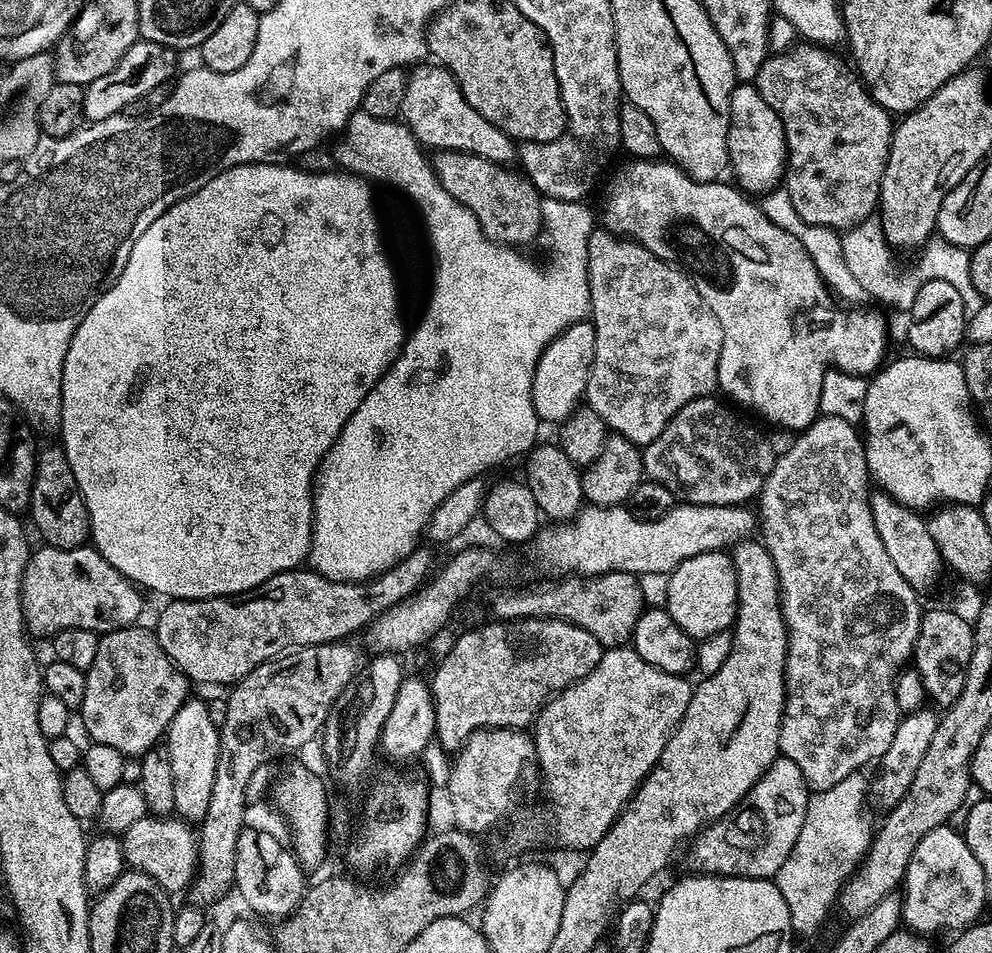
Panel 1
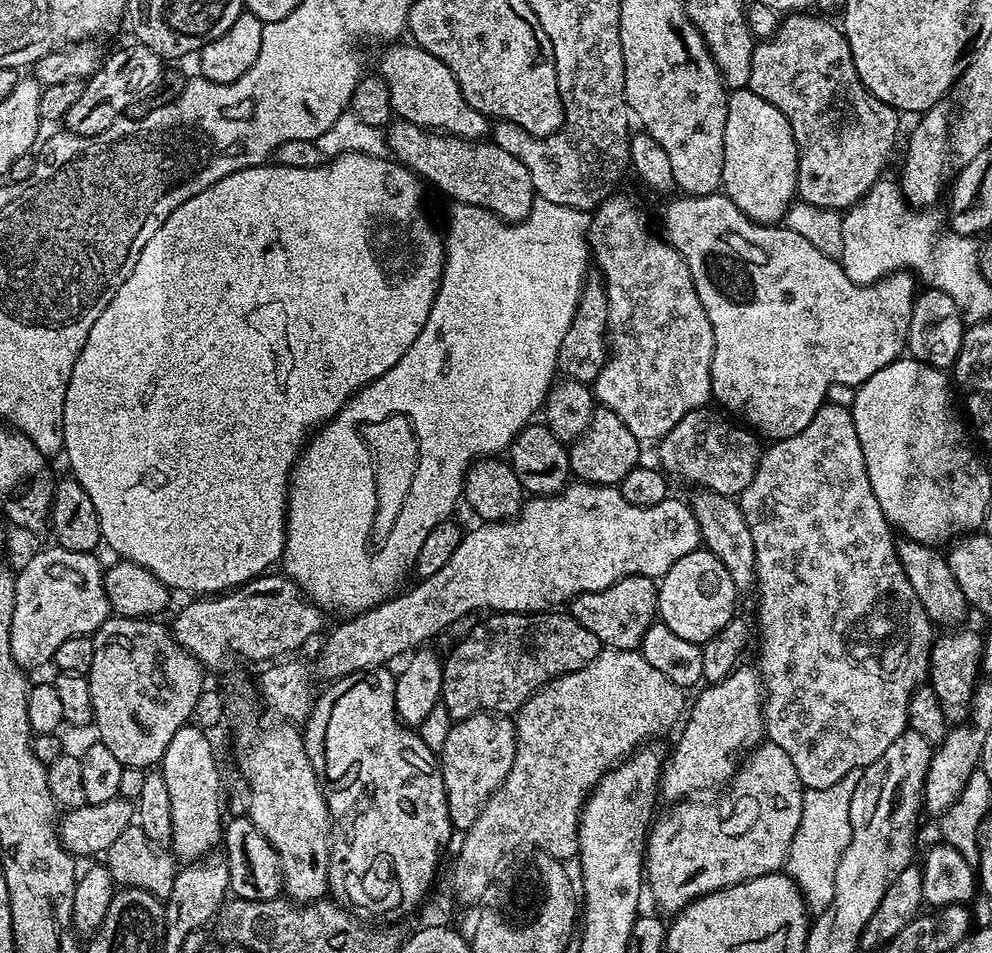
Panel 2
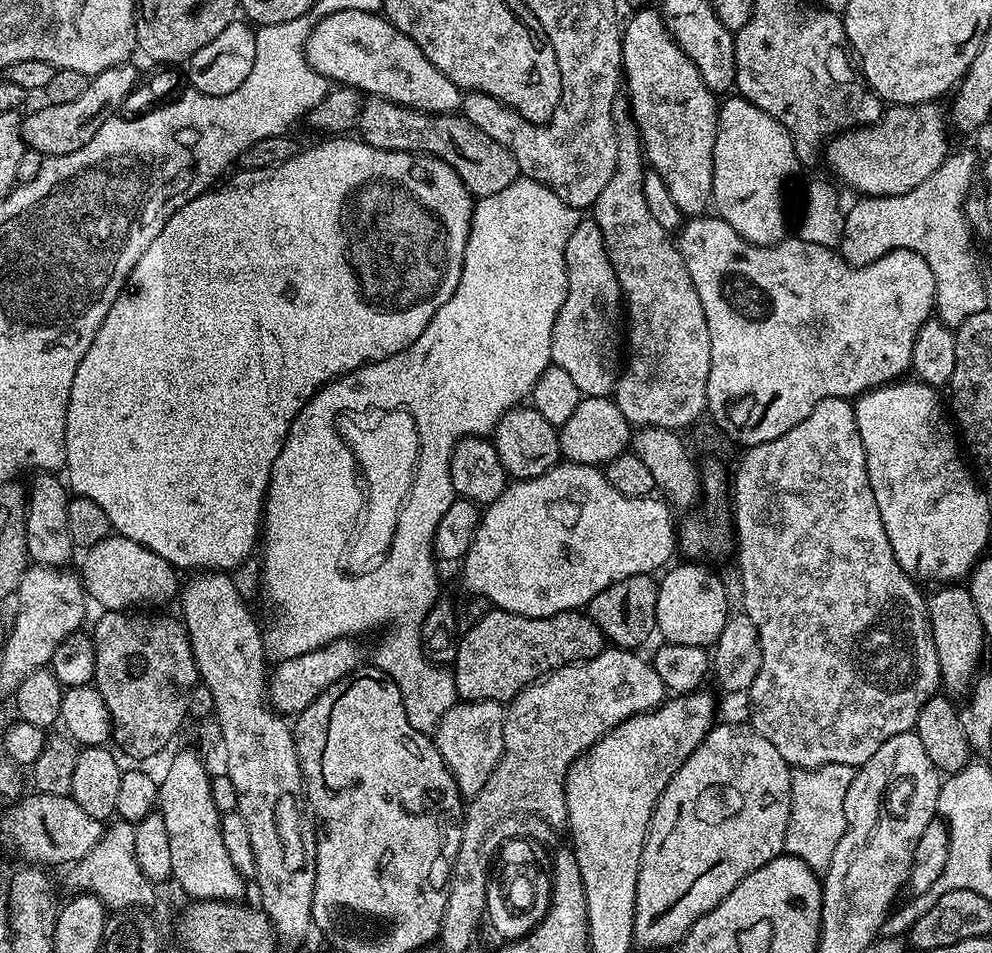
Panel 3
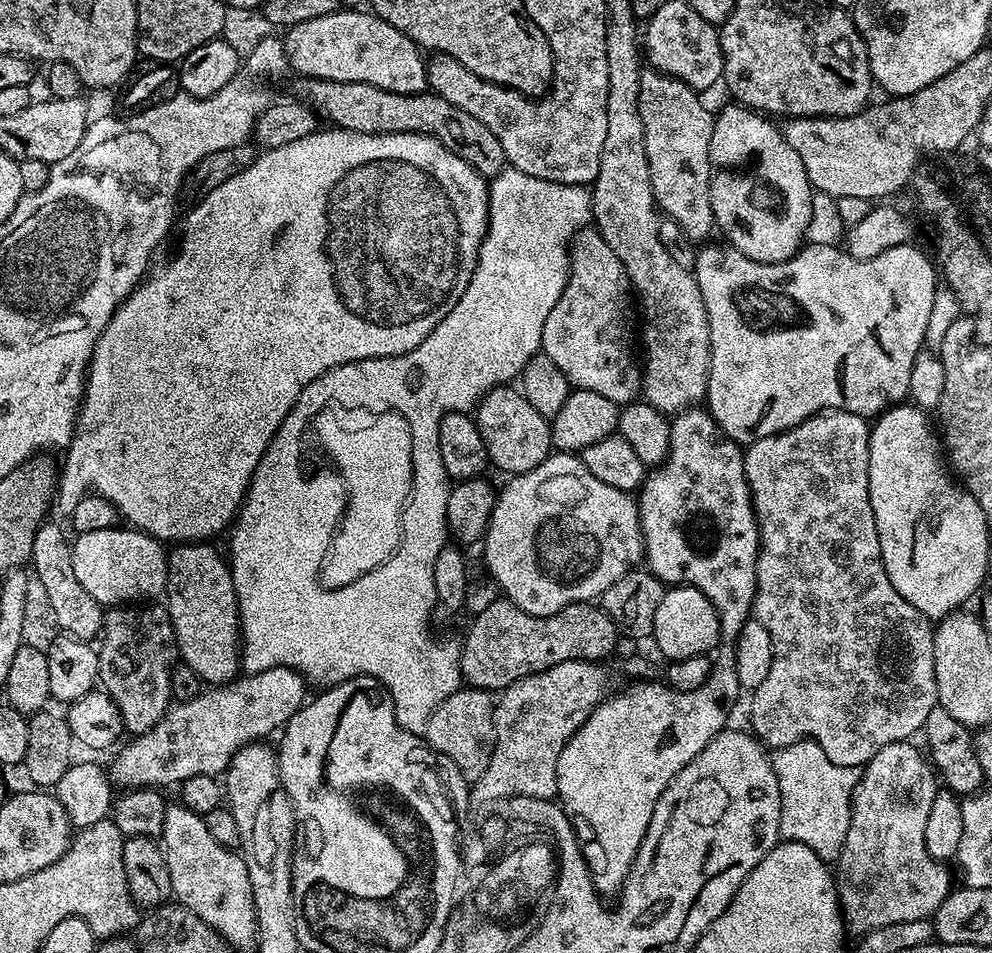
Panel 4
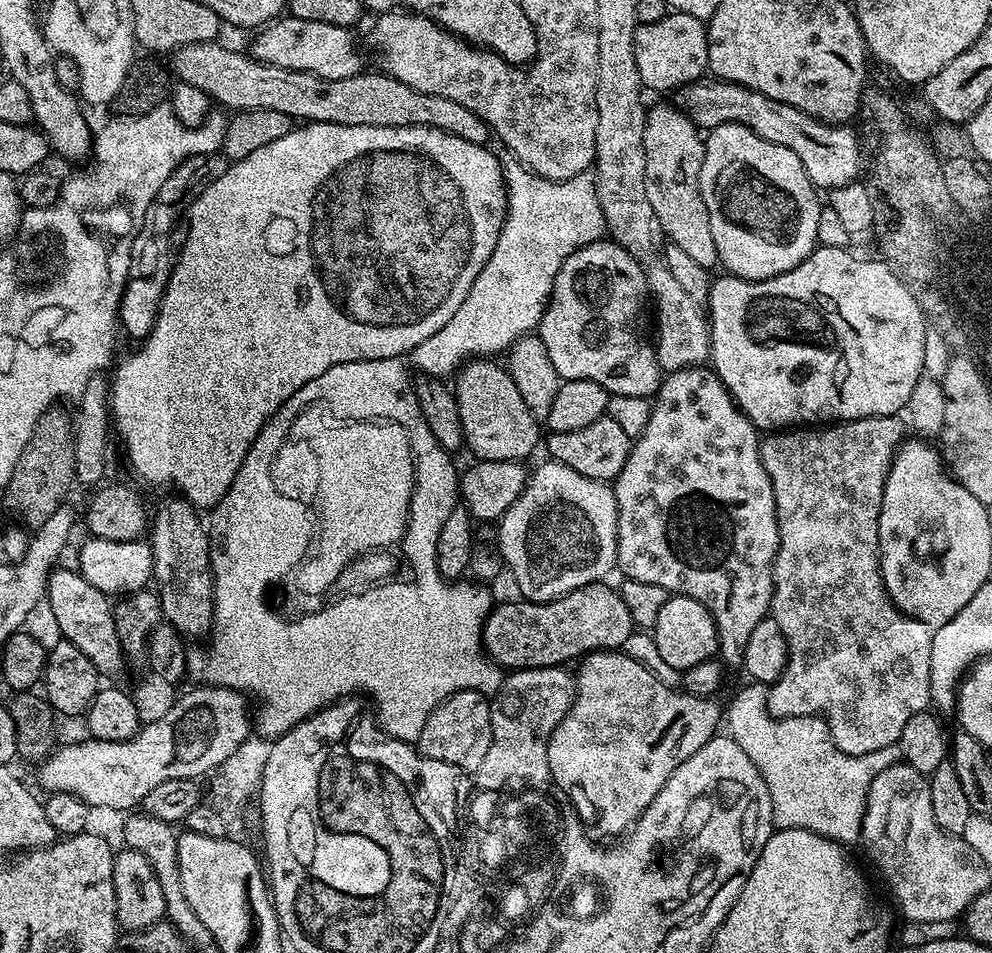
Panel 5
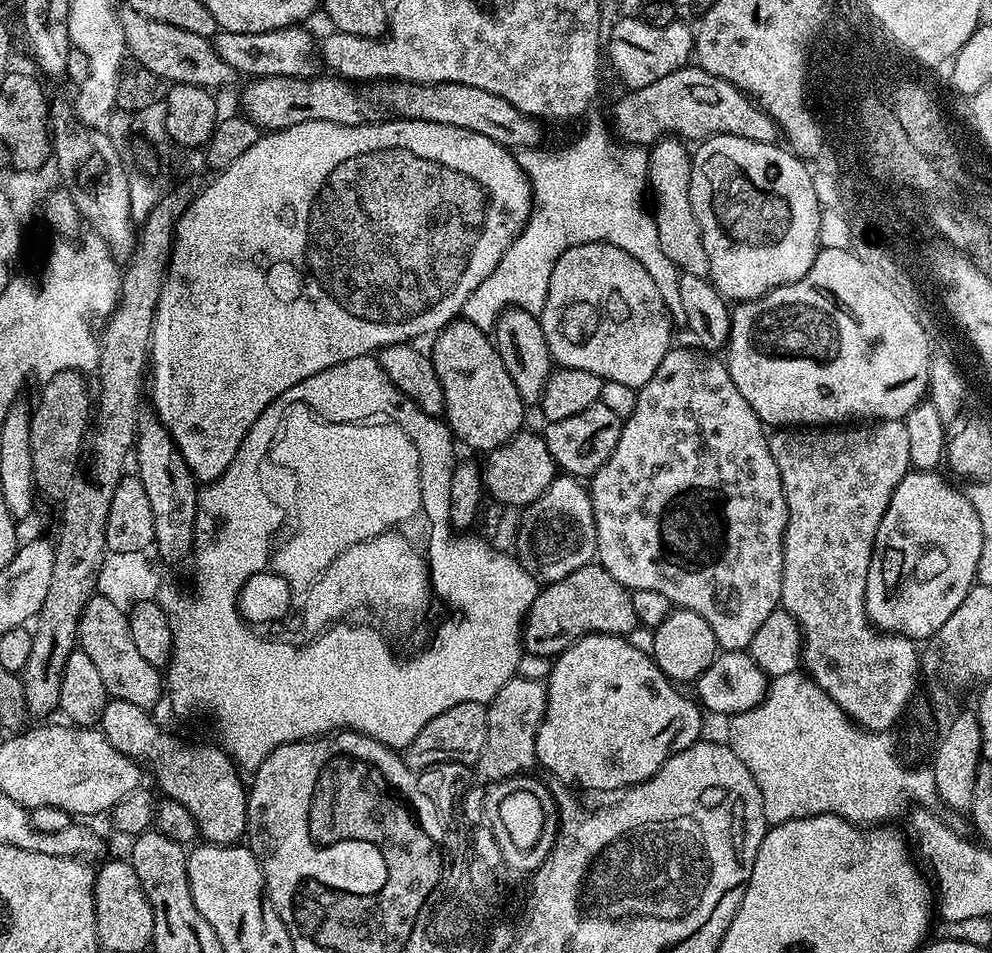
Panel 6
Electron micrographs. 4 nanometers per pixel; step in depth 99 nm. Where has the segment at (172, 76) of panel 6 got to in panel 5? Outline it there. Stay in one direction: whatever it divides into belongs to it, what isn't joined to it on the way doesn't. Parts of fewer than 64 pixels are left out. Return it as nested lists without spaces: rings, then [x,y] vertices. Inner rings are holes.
[[[202,42],[201,44],[191,44],[185,48],[178,48],[171,53],[172,68],[170,72],[173,77],[181,84],[189,84],[190,86],[198,86],[198,90],[202,90],[202,94],[208,96],[209,101],[221,104],[224,108],[232,108],[233,113],[242,111],[254,111],[256,108],[262,110],[278,110],[282,114],[291,116],[296,122],[315,122],[317,124],[345,124],[346,126],[390,126],[391,128],[437,128],[446,134],[454,134],[458,138],[466,138],[466,142],[474,142],[475,144],[487,145],[490,140],[490,129],[482,118],[478,118],[478,114],[474,114],[474,110],[466,110],[466,106],[461,106],[459,102],[454,102],[450,98],[438,98],[438,94],[422,94],[418,90],[414,90],[410,86],[406,86],[402,82],[398,82],[393,76],[388,75],[383,70],[375,70],[376,72],[368,72],[361,70],[358,74],[354,74],[350,78],[318,78],[318,74],[310,74],[302,70],[282,70],[282,66],[270,66],[252,59],[251,55],[235,52],[232,48],[223,48],[220,42]]]

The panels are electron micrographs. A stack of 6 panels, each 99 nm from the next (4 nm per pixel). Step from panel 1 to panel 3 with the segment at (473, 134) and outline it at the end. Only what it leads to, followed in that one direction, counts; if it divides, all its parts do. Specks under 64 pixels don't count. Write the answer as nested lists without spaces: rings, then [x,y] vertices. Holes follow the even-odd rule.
[[[338,10],[329,16],[319,17],[313,23],[308,35],[304,56],[308,59],[310,67],[325,80],[355,88],[368,96],[384,96],[390,102],[407,108],[452,114],[462,104],[462,89],[454,82],[450,82],[450,78],[446,78],[446,74],[442,74],[442,70],[438,70],[438,66],[434,66],[434,62],[430,62],[430,58],[422,54],[422,50],[418,50],[418,46],[410,37],[402,34],[402,30],[394,27],[383,15],[374,12]]]

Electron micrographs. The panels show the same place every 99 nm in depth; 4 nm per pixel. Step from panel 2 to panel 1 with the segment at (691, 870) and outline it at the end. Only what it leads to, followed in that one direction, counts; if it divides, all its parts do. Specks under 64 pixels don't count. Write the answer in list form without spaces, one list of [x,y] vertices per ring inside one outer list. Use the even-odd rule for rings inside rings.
[[[777,758],[736,807],[712,821],[695,837],[691,845],[692,864],[696,867],[693,869],[700,874],[718,876],[775,877],[790,850],[794,850],[794,842],[798,842],[809,795],[802,770],[794,762]]]

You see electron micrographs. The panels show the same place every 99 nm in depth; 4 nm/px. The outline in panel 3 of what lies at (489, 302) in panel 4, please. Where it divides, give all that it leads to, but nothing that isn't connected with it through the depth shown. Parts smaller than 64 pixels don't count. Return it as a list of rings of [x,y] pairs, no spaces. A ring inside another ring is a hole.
[[[517,178],[514,182],[510,182],[510,186],[506,186],[506,190],[498,190],[498,194],[479,197],[475,201],[472,210],[472,225],[470,226],[468,241],[466,242],[462,278],[458,278],[458,290],[454,290],[450,302],[446,302],[446,306],[442,306],[438,310],[438,314],[434,314],[434,318],[430,318],[426,330],[422,330],[419,338],[405,352],[388,356],[385,360],[376,360],[372,364],[363,364],[361,368],[356,368],[353,372],[347,372],[344,376],[336,377],[335,380],[325,384],[324,387],[316,391],[306,402],[306,406],[302,406],[302,410],[290,422],[282,450],[272,464],[268,493],[264,496],[264,515],[262,517],[264,592],[268,595],[269,602],[276,607],[276,617],[273,618],[272,625],[269,628],[265,627],[263,629],[264,646],[267,655],[269,657],[276,656],[275,658],[294,658],[295,656],[301,656],[307,652],[324,648],[335,640],[356,638],[359,637],[359,632],[368,632],[371,628],[382,627],[383,624],[396,624],[381,638],[380,645],[376,648],[374,664],[375,667],[381,668],[398,686],[398,690],[402,694],[406,718],[410,718],[410,726],[414,726],[414,730],[419,732],[435,733],[442,714],[446,714],[446,710],[450,710],[450,706],[458,703],[451,671],[447,667],[431,664],[422,654],[422,646],[420,645],[420,623],[424,621],[425,614],[432,609],[432,605],[437,603],[438,600],[438,596],[436,596],[436,567],[438,567],[438,564],[432,554],[434,530],[438,530],[438,522],[442,519],[442,514],[446,514],[446,510],[450,510],[453,500],[457,499],[454,486],[450,482],[450,454],[457,442],[464,436],[487,437],[495,432],[496,424],[502,418],[502,414],[506,414],[514,407],[523,405],[531,397],[534,382],[538,382],[538,374],[542,374],[542,370],[546,370],[549,364],[552,363],[554,318],[558,318],[558,310],[562,310],[562,302],[566,298],[566,290],[568,289],[568,279],[566,278],[566,242],[569,240],[570,234],[574,234],[574,226],[581,218],[581,209],[562,202],[562,198],[558,198],[558,194],[554,194],[554,190],[550,190],[545,184],[539,184],[536,180],[529,180],[527,178]],[[360,400],[365,400],[368,403],[365,405],[372,410],[402,408],[405,412],[411,414],[414,418],[414,426],[418,430],[420,453],[416,459],[416,473],[412,475],[412,490],[404,503],[404,511],[400,514],[402,540],[404,536],[404,572],[377,570],[374,572],[361,572],[349,578],[343,571],[340,573],[336,569],[336,563],[339,560],[341,563],[342,557],[345,555],[350,543],[348,499],[355,494],[355,484],[358,484],[357,477],[356,480],[352,477],[352,468],[354,472],[357,462],[354,454],[349,450],[346,441],[340,437],[338,417],[341,414],[361,411],[362,404],[360,404]]]

